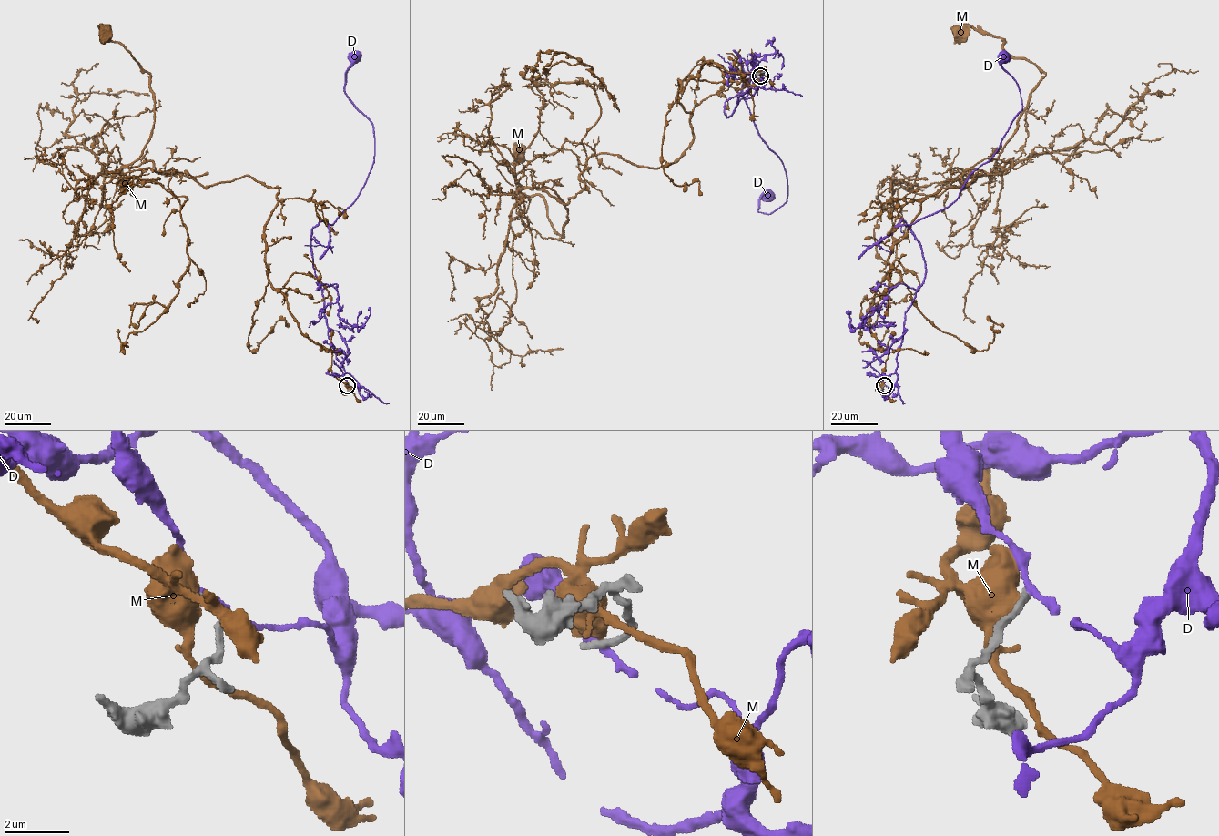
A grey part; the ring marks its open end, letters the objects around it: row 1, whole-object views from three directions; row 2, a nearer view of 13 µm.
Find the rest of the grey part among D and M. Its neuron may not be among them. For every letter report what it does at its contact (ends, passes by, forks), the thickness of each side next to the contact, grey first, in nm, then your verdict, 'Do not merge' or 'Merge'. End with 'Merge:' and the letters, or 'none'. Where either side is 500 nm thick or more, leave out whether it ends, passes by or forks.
D: It passes by. Thickness 300 nm (grey) against 190 nm. Do not merge
M: Thickness 300 nm (grey) against 700 nm. Do not merge
Merge: none

